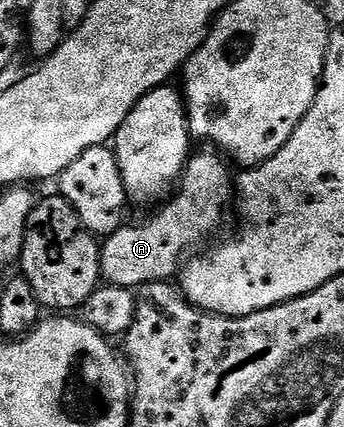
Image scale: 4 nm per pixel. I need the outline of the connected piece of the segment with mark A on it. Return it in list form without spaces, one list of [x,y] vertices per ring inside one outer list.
[[[194,152],[190,156],[181,175],[179,192],[170,196],[146,225],[125,223],[110,237],[104,238],[101,276],[108,284],[136,290],[152,281],[169,281],[190,252],[188,249],[199,244],[216,227],[225,196],[231,193],[231,173],[229,177],[230,166],[220,152],[209,152],[213,153]]]

